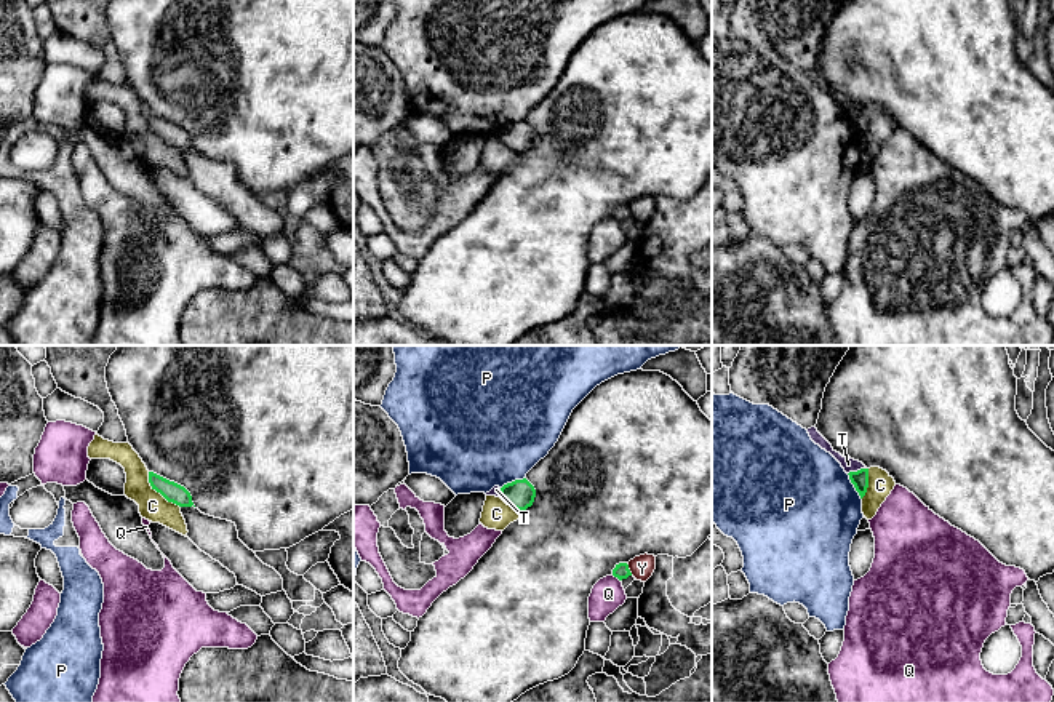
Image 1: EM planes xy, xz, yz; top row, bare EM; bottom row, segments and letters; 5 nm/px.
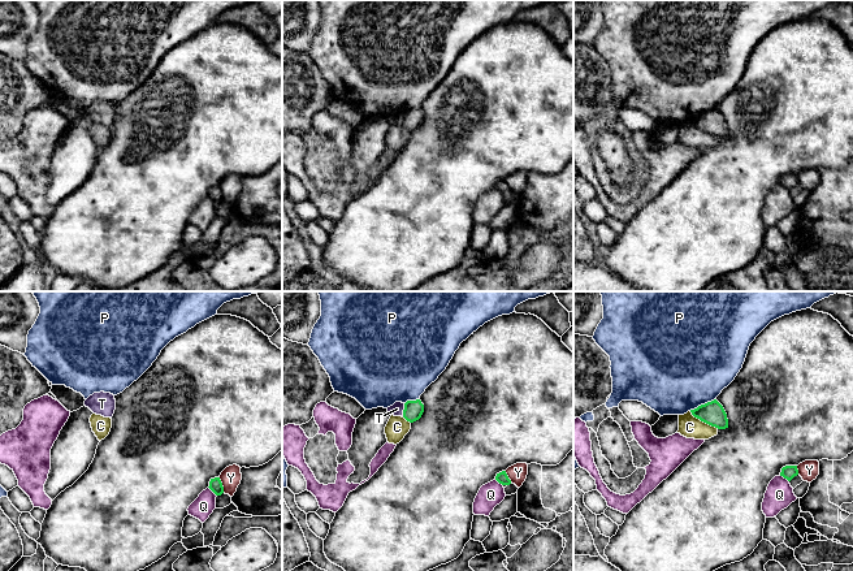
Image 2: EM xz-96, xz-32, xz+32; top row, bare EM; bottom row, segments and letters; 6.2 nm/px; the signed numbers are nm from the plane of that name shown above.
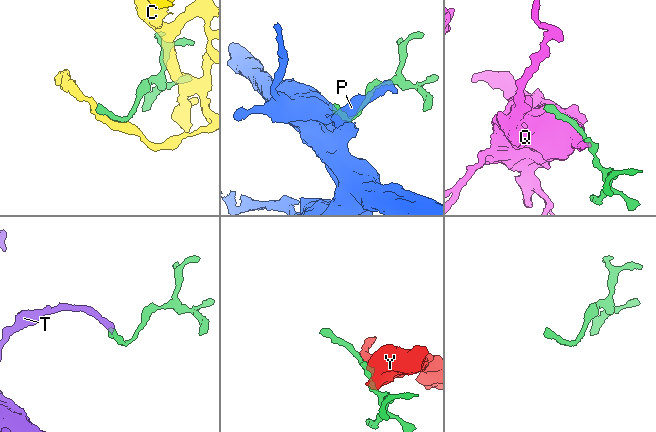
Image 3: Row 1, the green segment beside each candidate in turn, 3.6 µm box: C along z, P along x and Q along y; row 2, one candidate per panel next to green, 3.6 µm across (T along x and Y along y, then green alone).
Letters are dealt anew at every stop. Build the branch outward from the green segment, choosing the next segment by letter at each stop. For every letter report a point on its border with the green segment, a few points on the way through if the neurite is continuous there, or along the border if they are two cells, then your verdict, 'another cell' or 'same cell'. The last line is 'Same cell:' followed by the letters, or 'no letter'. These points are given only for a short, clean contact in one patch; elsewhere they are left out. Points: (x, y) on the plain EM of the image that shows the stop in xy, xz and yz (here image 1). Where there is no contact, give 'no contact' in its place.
C: xy (159, 133) | another cell
P: yz (854, 128) | along yz (846, 115), (861, 141) | another cell
Q: xz (616, 218) | another cell
T: yz (856, 114) | along yz (866, 109), (848, 115) | another cell
Y: xz (629, 211) | another cell
Same cell: no letter

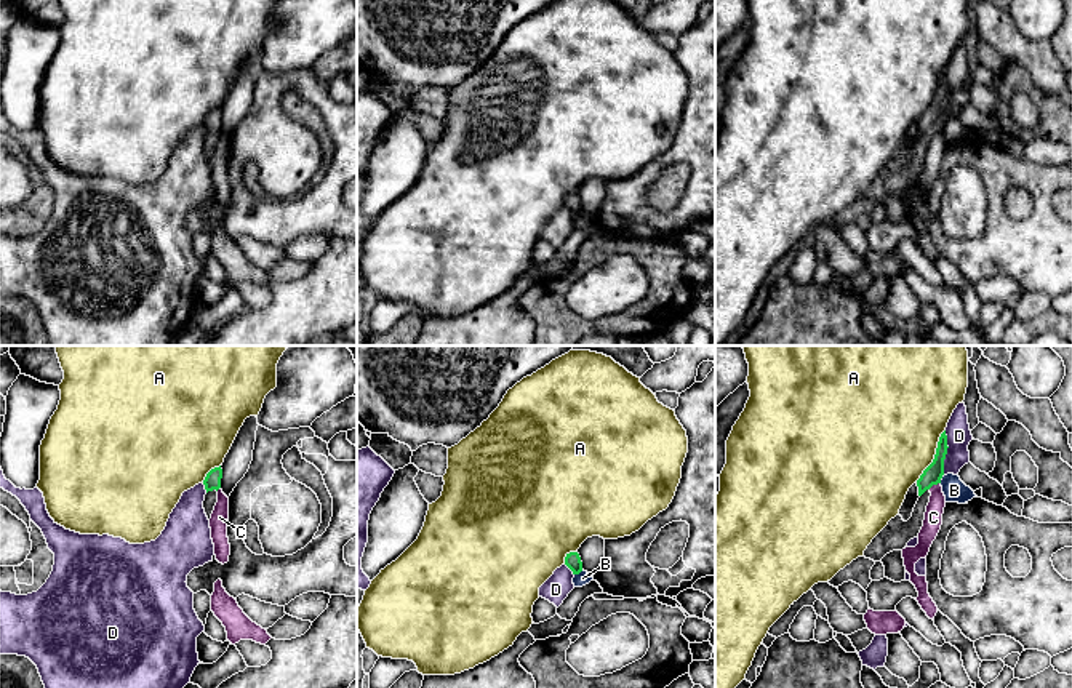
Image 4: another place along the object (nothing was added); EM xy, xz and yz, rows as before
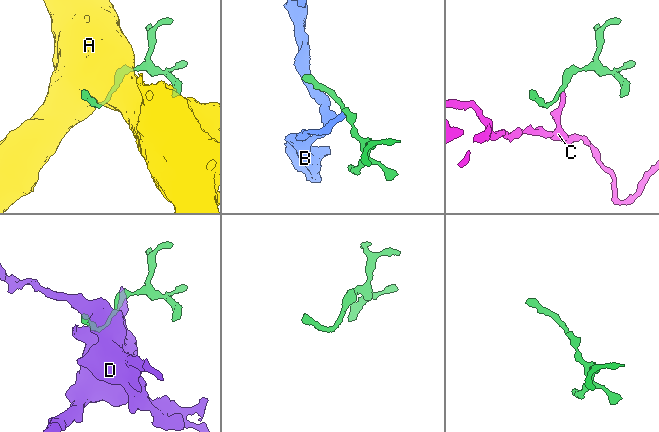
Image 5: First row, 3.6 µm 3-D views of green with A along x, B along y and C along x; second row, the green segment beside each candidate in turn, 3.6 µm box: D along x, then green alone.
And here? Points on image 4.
A: yz (935, 98) | another cell
B: xz (578, 215) | along xz (583, 212), (575, 216) | another cell
C: yz (933, 125) | along yz (940, 124), (928, 130) | another cell
D: yz (946, 95) | another cell
Same cell: no letter

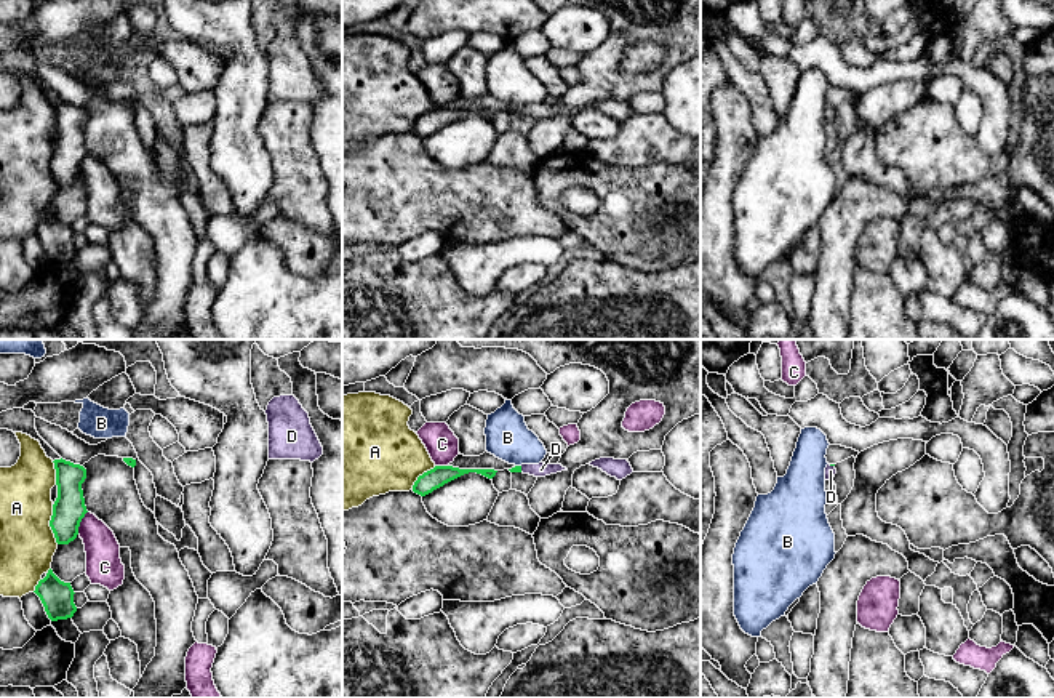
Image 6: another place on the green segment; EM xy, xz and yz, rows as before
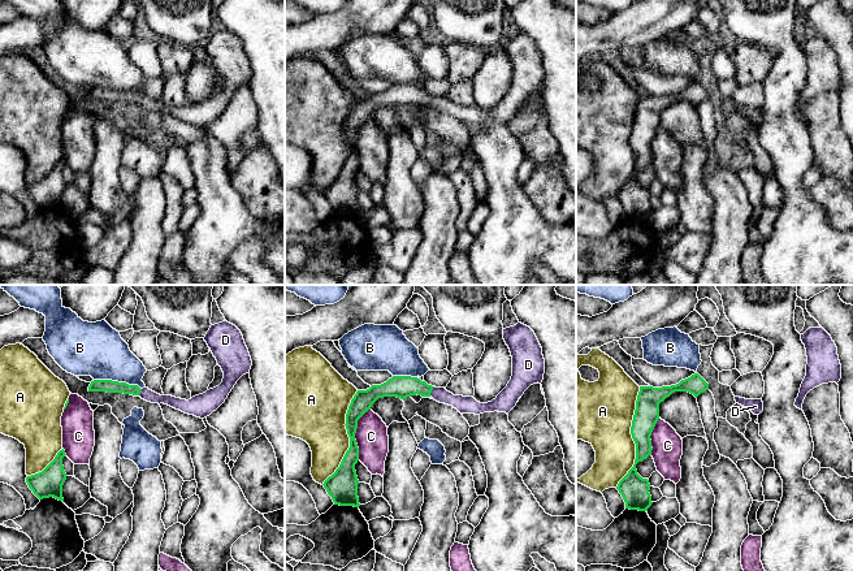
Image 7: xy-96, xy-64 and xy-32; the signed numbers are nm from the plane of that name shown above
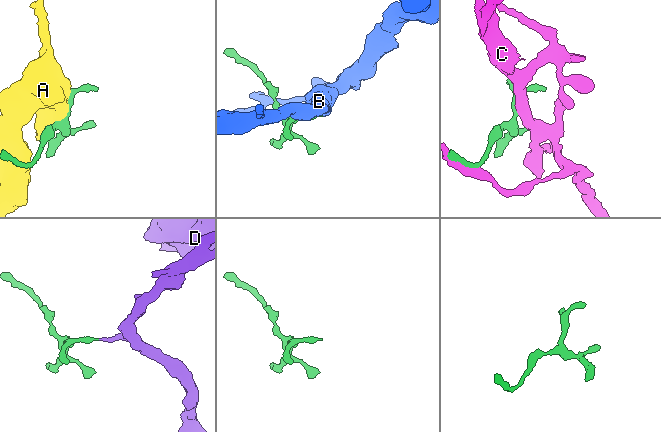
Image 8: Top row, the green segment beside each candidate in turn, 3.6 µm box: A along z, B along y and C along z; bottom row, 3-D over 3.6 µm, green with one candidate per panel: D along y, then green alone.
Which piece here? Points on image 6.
A: xy (50, 165) | another cell
B: xz (519, 108) | along xz (515, 106), (520, 108) | another cell
C: xy (80, 162) | another cell
D: xz (520, 111) | across xz (517, 109), (520, 111), (541, 111) | same cell
Same cell: D

